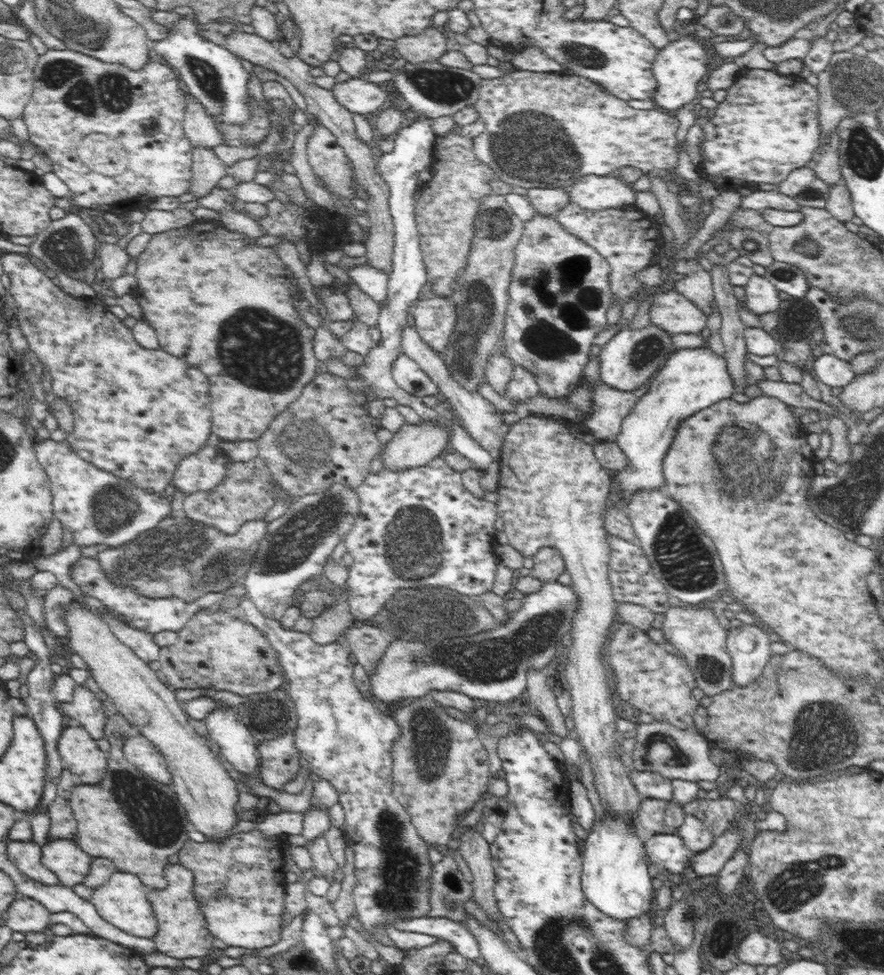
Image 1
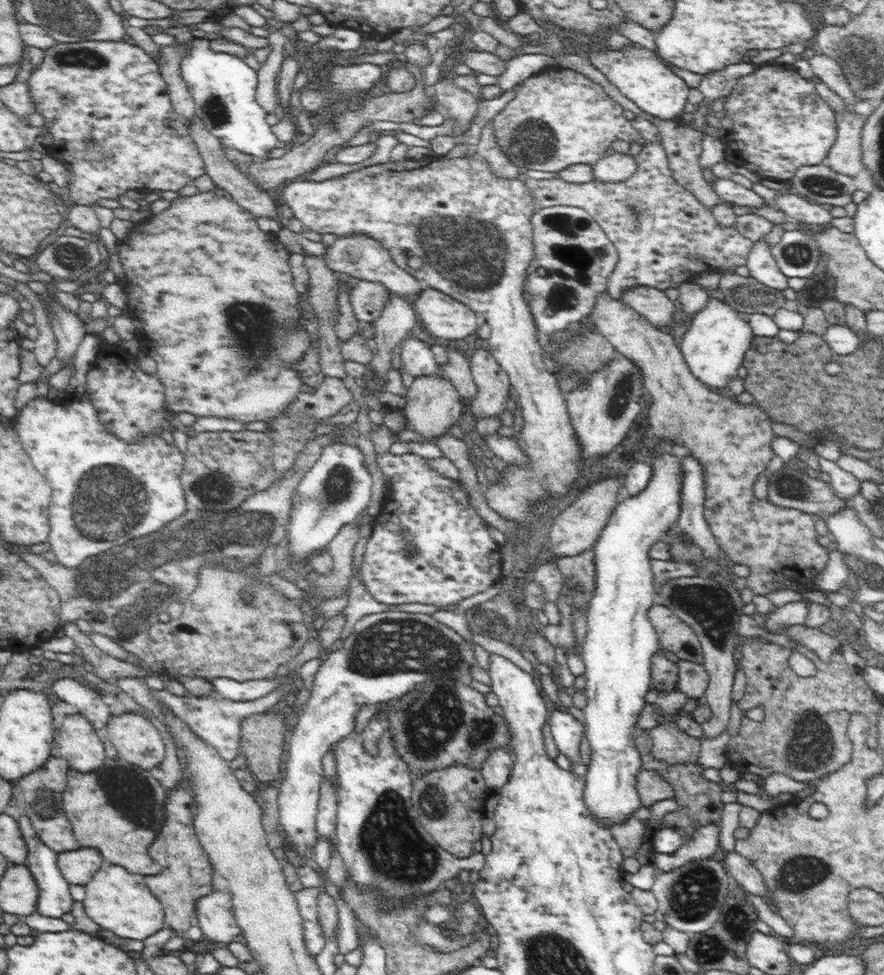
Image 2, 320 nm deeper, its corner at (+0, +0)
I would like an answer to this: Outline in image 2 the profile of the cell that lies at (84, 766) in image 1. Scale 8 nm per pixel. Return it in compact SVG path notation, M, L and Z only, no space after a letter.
M70 714L55 732L55 745L71 769L90 773L101 768L107 760L102 738L82 715Z

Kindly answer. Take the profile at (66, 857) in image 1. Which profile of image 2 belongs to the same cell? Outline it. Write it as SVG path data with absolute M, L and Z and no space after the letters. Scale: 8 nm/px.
M46 788L43 790L28 790L24 793L24 802L25 811L23 814L31 820L34 831L45 847L52 848L56 851L56 854L81 848L74 835L72 823L63 812L61 793Z

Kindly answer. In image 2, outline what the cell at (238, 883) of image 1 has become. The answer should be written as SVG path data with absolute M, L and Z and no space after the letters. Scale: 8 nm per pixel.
M212 891L195 902L198 926L206 939L214 942L231 943L241 928L236 922L231 902L231 894L226 891Z

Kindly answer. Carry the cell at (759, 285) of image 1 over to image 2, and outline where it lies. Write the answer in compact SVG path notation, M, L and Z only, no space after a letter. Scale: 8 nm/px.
M766 238L753 242L746 264L752 281L773 290L784 291L789 288L788 279L776 263L771 252L771 246Z

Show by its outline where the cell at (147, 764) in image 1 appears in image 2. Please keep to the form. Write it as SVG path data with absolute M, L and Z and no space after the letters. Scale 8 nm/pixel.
M143 713L111 714L101 734L116 747L119 759L144 770L159 768L165 759L162 736Z

